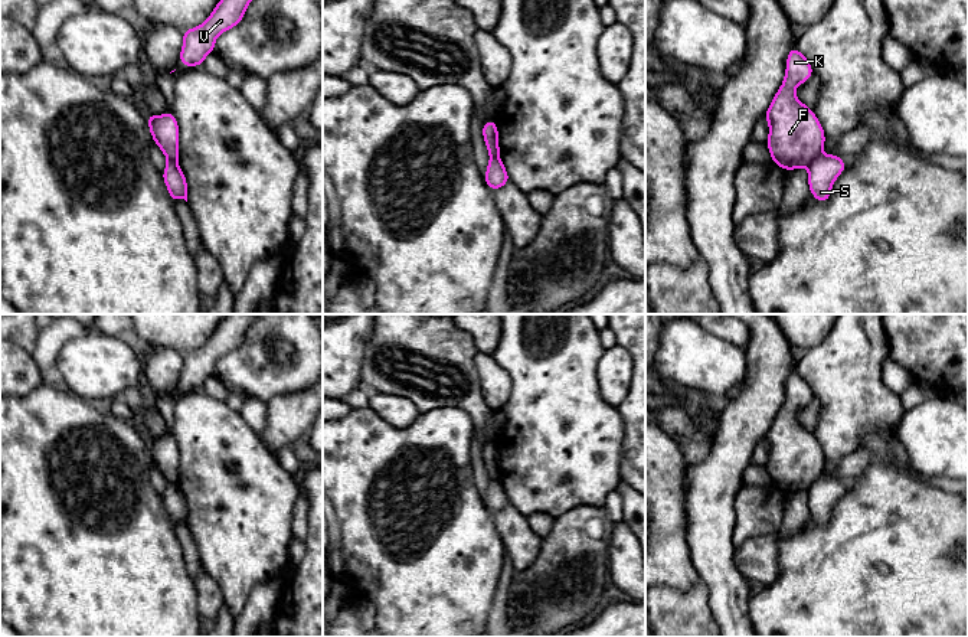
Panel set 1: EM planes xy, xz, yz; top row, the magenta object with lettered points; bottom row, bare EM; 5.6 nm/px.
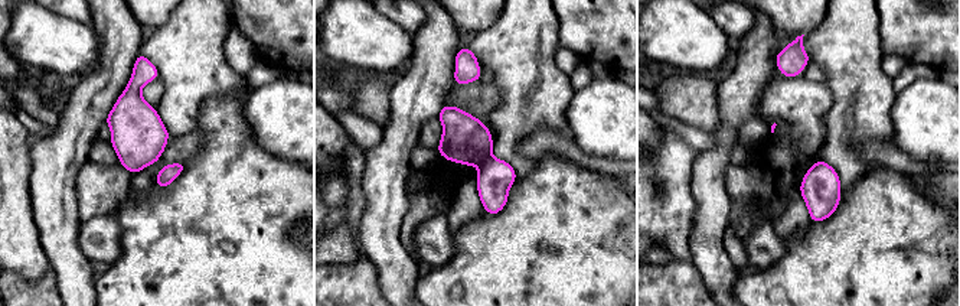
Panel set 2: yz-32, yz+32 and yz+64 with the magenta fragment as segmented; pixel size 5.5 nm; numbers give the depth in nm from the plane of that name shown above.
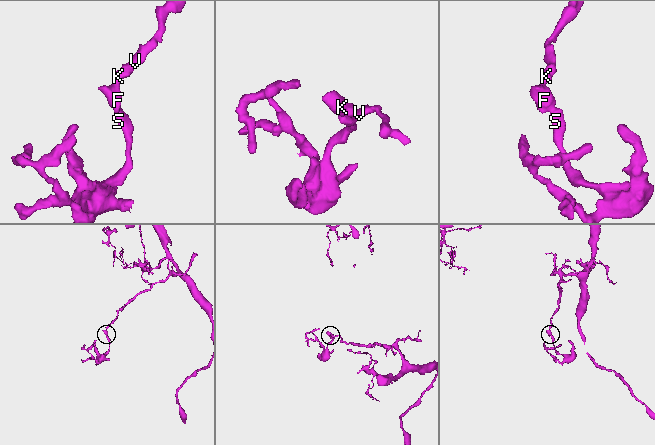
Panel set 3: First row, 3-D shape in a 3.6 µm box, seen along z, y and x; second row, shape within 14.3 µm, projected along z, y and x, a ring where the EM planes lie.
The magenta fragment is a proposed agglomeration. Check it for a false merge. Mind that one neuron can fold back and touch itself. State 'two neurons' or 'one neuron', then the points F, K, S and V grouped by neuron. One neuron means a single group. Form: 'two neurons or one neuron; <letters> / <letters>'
two neurons; F K V / S

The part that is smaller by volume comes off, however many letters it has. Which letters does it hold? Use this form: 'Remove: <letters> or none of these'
Remove: S

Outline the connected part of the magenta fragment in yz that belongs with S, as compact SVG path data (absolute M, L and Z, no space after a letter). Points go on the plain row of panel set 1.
M820 477L808 489L808 509L811 519L818 525L827 525L835 502L844 494L846 486L834 477Z

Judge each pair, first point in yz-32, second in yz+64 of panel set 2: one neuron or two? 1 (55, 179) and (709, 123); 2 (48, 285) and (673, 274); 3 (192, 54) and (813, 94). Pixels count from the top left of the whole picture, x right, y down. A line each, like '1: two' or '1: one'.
1: two
2: one
3: two

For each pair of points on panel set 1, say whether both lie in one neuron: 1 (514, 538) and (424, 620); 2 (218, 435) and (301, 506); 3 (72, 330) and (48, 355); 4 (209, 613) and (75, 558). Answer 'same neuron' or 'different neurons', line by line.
1: different neurons
2: different neurons
3: same neuron
4: different neurons

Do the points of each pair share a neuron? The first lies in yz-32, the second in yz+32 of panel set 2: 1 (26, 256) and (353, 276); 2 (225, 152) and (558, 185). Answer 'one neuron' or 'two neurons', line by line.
1: two neurons
2: one neuron

